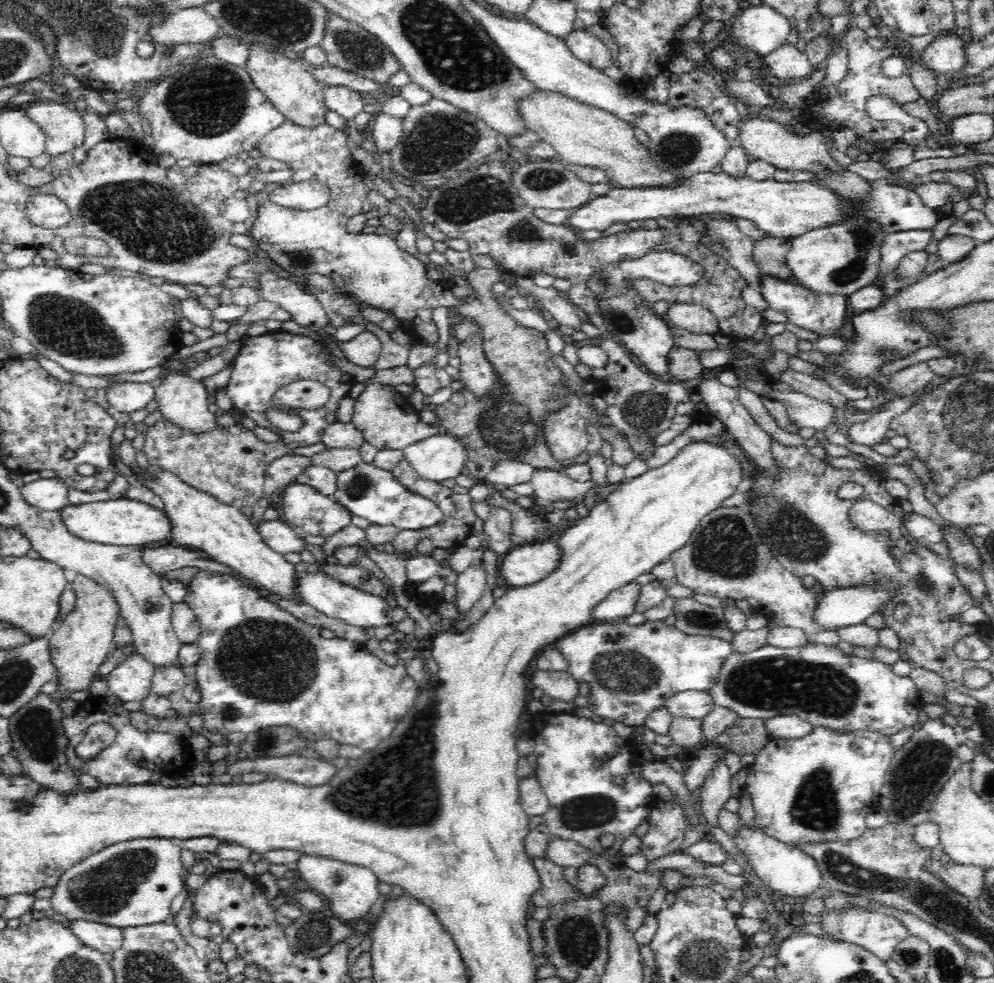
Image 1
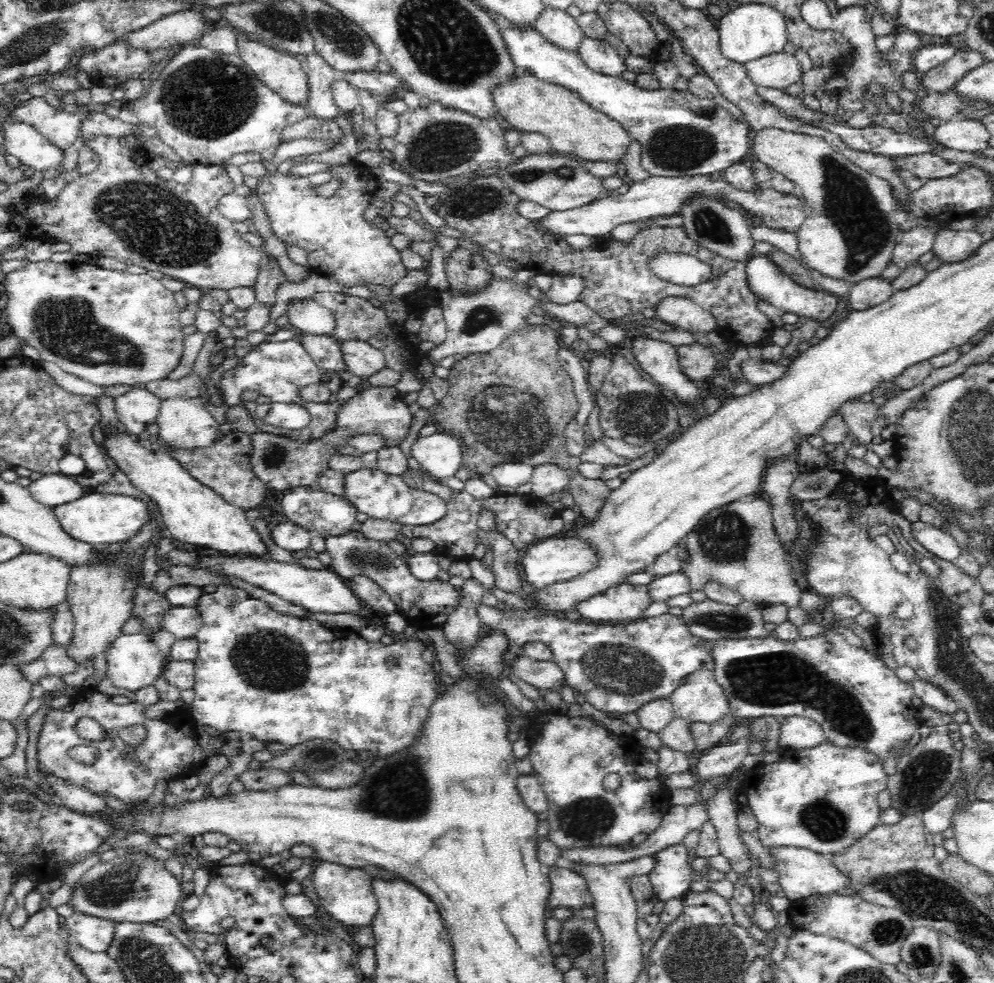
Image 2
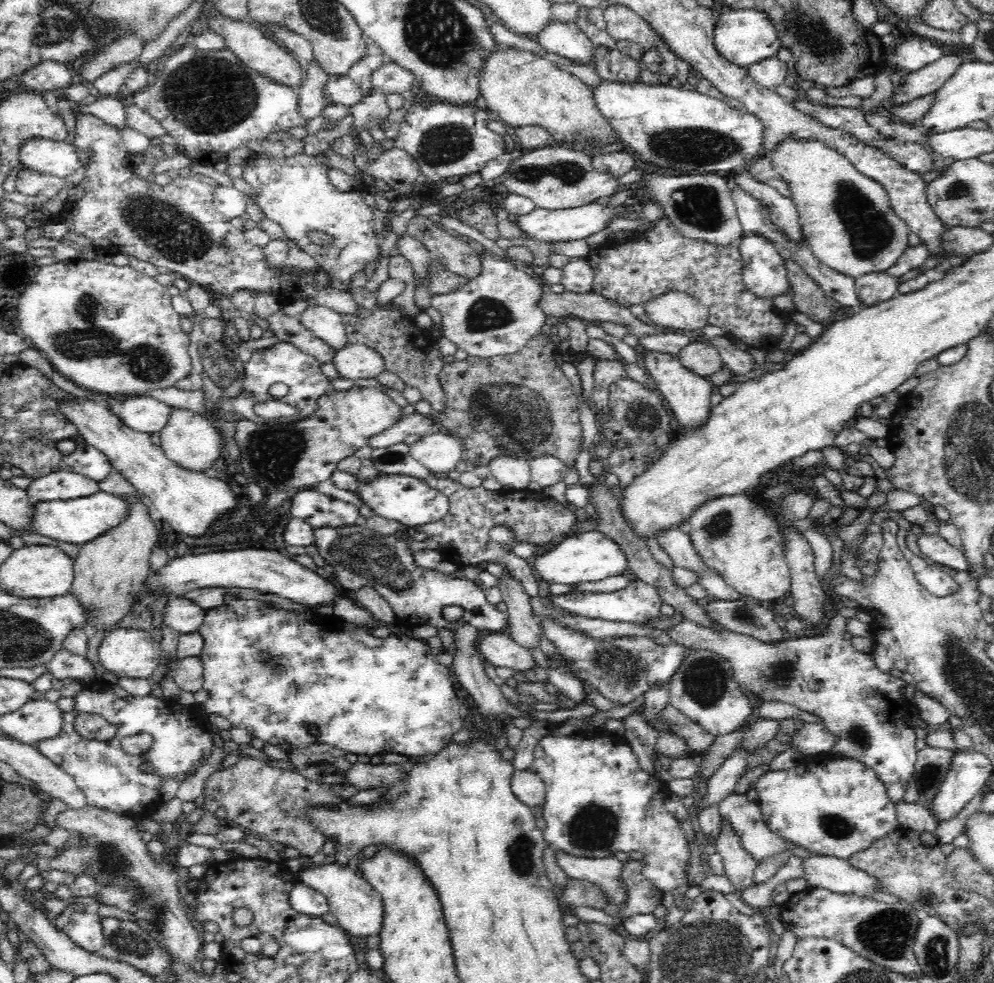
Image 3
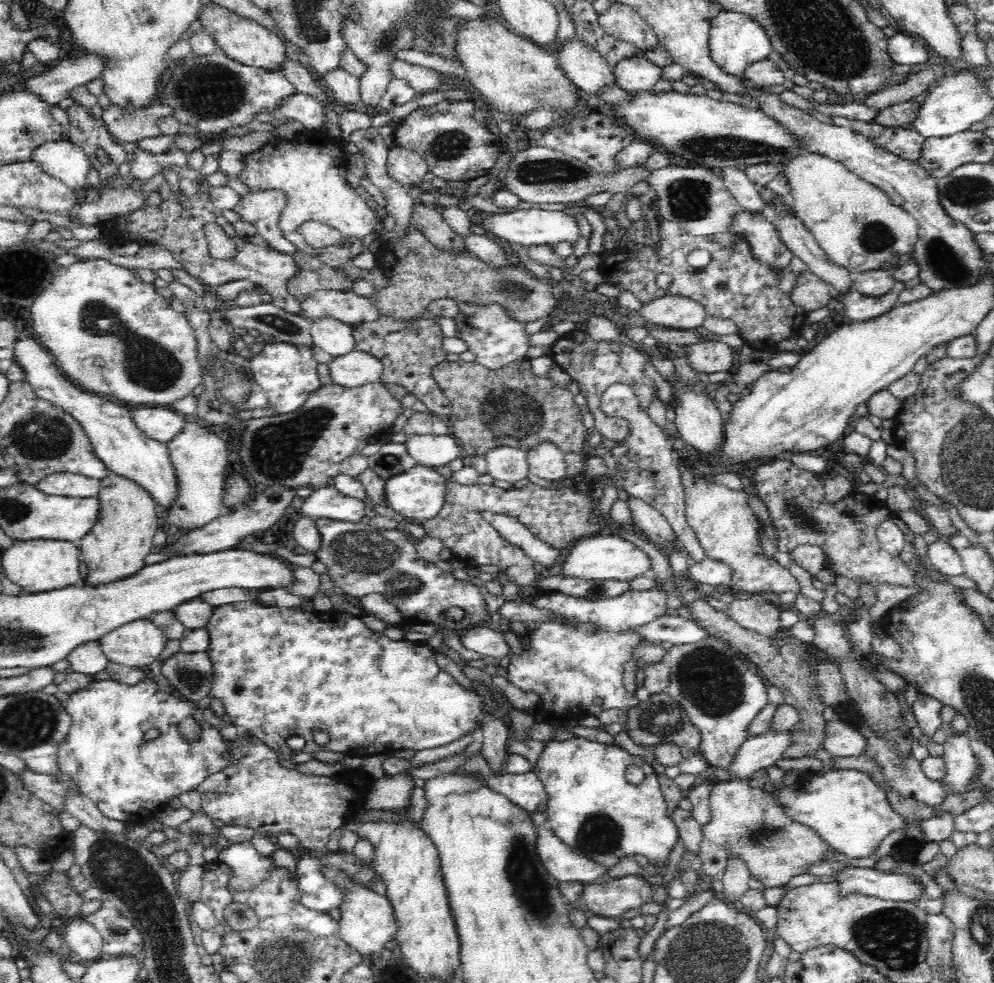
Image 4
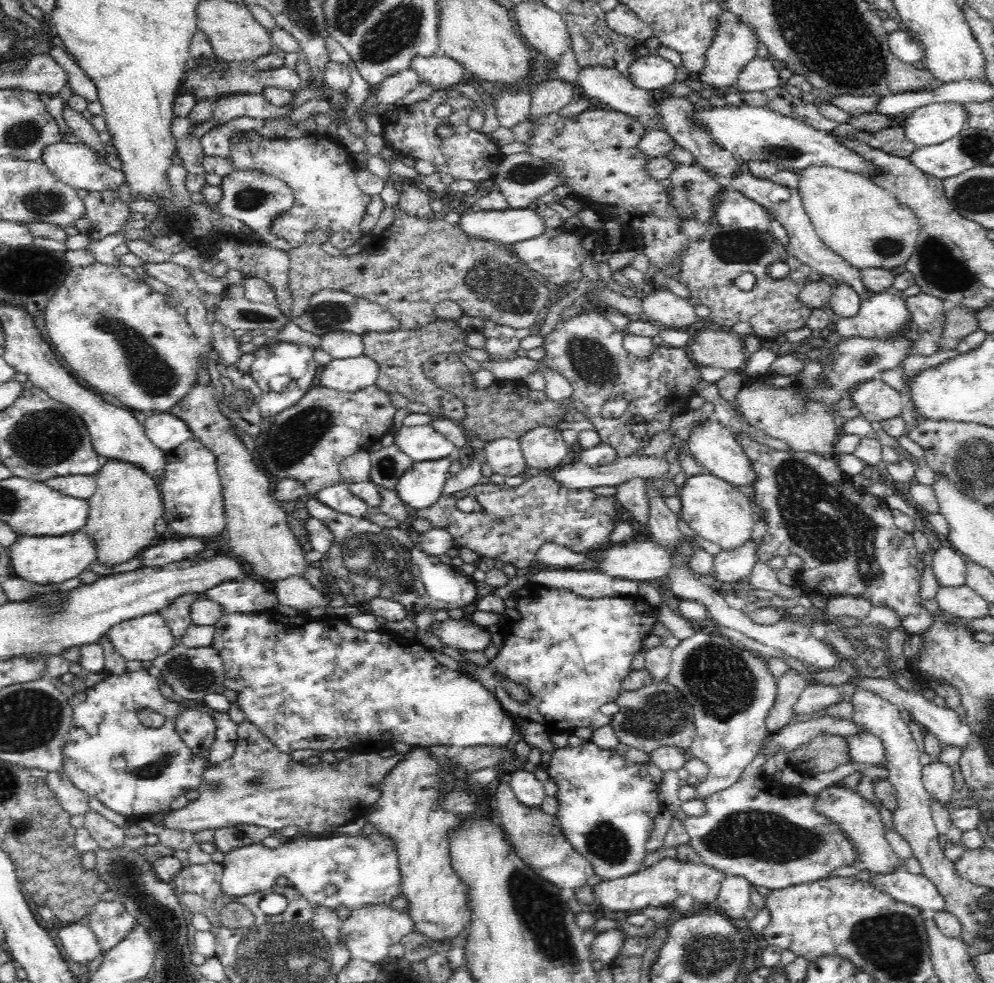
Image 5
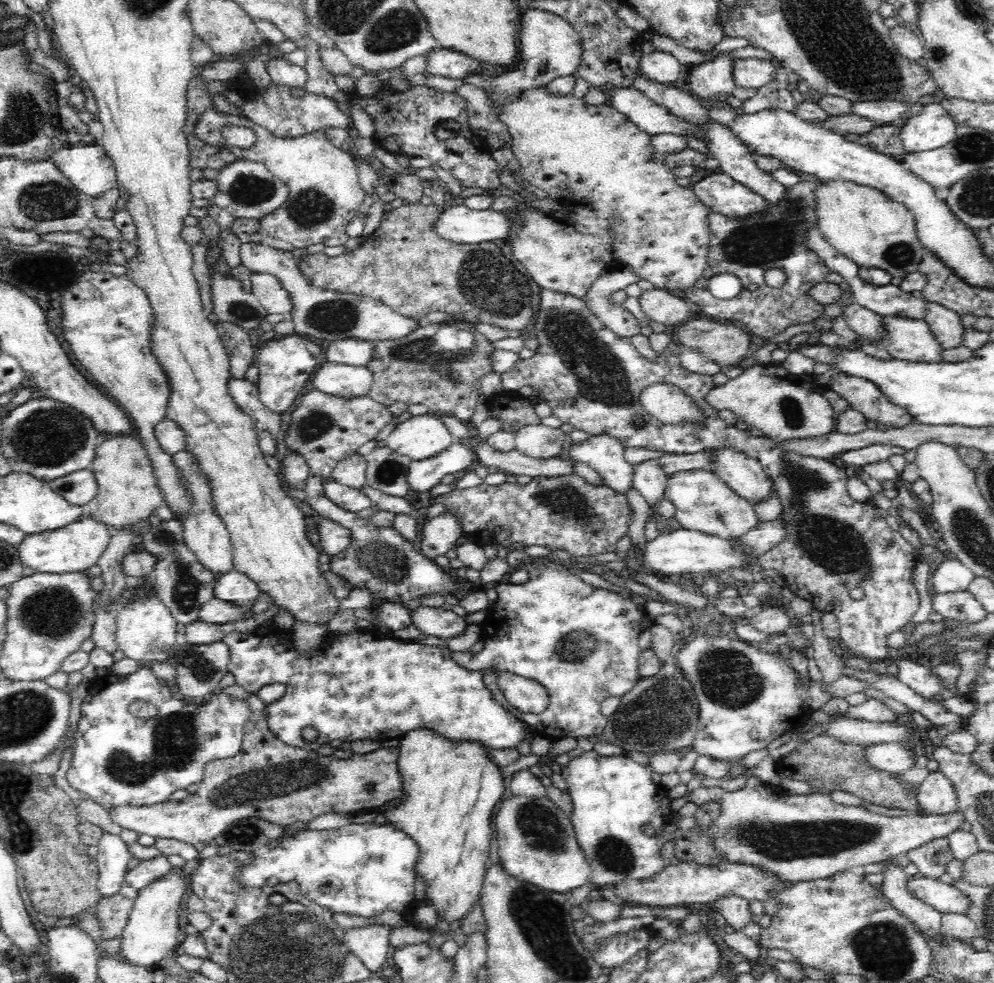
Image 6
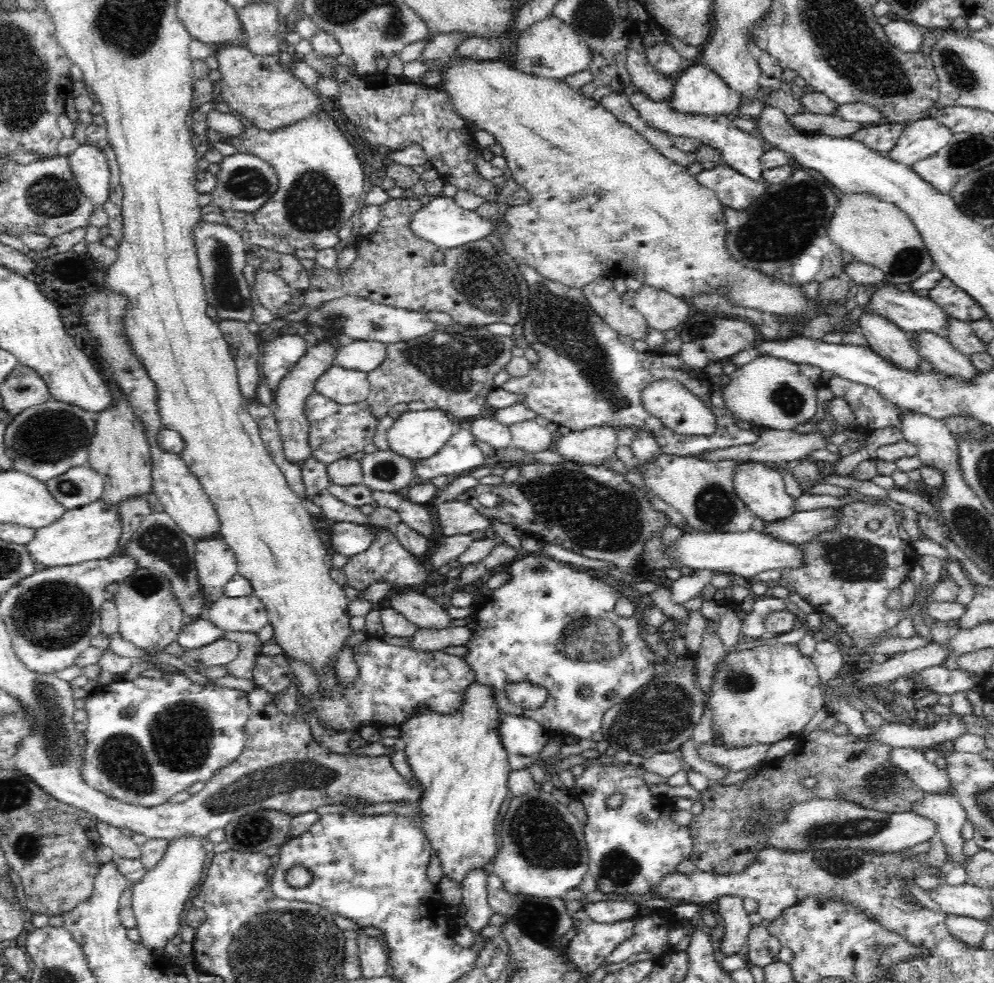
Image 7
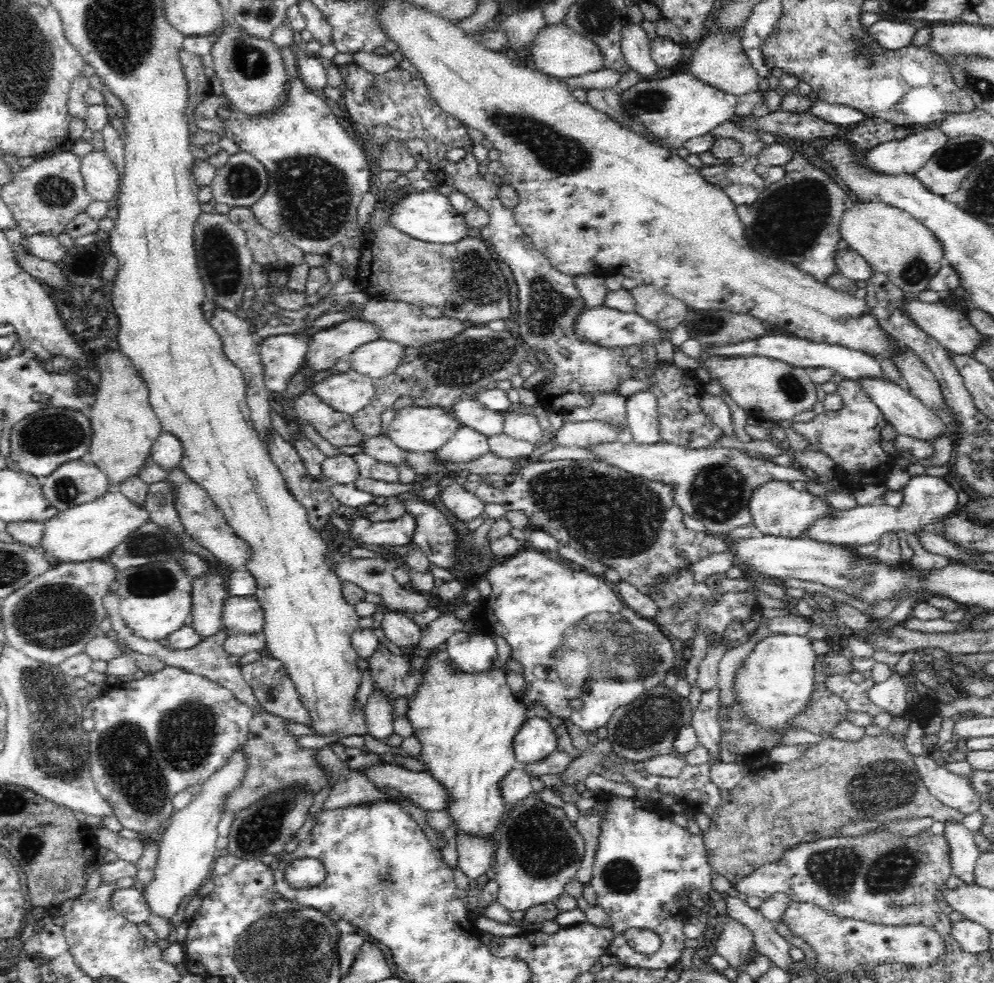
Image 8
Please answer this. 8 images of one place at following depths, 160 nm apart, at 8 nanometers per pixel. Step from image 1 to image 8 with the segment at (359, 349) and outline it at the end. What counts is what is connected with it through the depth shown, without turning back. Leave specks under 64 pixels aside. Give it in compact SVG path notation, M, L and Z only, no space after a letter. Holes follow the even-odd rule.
M349 369L333 372L322 377L312 386L312 392L332 408L348 414L355 414L368 406L375 388L372 379L365 374Z

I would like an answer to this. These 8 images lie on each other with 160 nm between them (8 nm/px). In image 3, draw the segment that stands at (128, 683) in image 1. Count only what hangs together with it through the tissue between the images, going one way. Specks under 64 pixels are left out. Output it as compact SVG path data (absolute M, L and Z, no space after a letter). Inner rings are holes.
M115 628L99 645L99 664L117 679L150 679L160 660L161 646L142 629Z

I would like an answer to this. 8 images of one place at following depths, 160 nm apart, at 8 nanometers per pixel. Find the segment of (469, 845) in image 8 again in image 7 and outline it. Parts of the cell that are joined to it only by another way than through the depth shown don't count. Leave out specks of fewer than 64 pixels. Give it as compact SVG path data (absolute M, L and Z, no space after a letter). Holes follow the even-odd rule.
M484 868L470 872L470 876L462 882L462 896L466 914L464 918L456 916L455 923L458 929L467 928L473 932L474 942L470 947L479 954L488 944L488 940L482 936L482 930L495 914L488 902L487 874Z

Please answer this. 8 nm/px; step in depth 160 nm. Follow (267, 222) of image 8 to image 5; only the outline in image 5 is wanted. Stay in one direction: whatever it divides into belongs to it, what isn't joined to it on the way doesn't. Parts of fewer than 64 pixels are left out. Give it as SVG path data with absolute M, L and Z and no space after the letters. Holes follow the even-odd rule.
M241 132L232 135L230 138L230 159L236 170L246 172L246 170L259 170L268 176L273 176L277 180L285 182L293 190L295 204L287 214L278 216L272 224L270 233L284 239L290 247L297 248L304 244L306 232L314 228L330 231L329 241L333 247L344 250L356 245L358 240L364 235L362 228L366 217L368 204L362 200L364 193L356 184L358 166L352 152L345 146L328 136L312 133L300 138L276 138L269 139L256 132L252 140L247 140L241 136Z

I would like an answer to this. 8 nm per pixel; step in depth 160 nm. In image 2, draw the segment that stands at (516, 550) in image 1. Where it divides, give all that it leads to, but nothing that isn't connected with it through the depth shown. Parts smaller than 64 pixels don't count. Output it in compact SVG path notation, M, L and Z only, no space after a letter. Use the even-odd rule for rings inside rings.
M550 537L533 543L522 551L519 562L522 568L524 582L528 582L534 588L544 588L552 583L572 578L583 573L595 565L595 552L587 548L579 538L574 537Z

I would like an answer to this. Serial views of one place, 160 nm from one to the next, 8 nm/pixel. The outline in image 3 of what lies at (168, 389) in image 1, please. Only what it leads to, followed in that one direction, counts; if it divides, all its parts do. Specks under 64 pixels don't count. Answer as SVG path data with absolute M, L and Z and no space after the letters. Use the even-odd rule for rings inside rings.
M171 407L168 420L158 433L160 446L166 456L184 469L202 471L212 463L216 463L223 447L224 438L220 436L214 422L199 412L186 408Z

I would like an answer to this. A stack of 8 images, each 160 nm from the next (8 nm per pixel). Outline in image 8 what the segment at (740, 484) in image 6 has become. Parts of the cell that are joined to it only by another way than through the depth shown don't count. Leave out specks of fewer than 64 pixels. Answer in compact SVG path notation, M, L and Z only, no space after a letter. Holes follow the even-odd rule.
M768 480L752 489L749 496L749 507L753 516L756 533L767 535L784 535L784 537L800 537L801 532L810 521L821 517L830 507L824 501L808 491L798 491L787 481Z

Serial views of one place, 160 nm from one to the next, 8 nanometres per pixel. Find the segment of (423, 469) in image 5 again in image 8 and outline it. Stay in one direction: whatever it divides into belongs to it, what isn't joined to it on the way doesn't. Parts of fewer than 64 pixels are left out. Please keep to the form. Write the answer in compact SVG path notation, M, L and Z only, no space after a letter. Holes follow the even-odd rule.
M462 425L444 446L433 452L433 458L441 468L448 468L454 464L474 462L488 452L490 452L488 438Z

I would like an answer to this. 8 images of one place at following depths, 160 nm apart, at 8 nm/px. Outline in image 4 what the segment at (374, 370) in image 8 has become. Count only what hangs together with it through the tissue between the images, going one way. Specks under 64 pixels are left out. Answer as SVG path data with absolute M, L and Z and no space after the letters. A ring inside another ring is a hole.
M328 315L312 317L309 321L314 345L323 352L340 357L355 350L356 340L348 323Z

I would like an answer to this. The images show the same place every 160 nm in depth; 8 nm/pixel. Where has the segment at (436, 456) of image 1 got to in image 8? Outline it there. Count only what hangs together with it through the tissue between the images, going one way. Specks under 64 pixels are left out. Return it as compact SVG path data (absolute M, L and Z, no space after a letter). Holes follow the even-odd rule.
M408 406L396 412L386 435L397 448L416 454L434 452L448 442L458 430L458 420L452 411L442 407Z

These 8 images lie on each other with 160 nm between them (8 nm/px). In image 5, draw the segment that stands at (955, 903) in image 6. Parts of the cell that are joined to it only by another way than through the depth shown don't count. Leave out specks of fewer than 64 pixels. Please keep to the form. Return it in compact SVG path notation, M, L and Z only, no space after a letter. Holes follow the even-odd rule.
M904 869L872 873L867 883L898 902L914 905L927 913L944 911L943 896L924 873L912 874Z

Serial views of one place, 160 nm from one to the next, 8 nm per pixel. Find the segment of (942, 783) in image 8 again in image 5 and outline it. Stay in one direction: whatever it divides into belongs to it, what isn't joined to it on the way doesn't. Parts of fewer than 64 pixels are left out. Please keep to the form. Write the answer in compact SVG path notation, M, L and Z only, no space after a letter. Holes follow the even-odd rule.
M869 731L848 735L843 739L848 745L848 757L853 763L875 765L876 762L888 762L882 741Z

